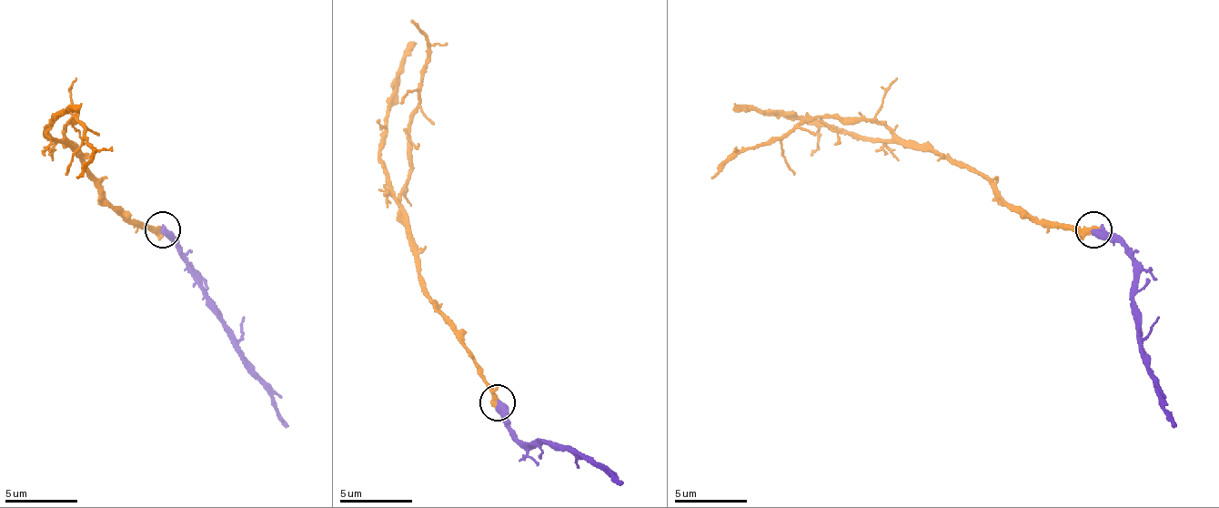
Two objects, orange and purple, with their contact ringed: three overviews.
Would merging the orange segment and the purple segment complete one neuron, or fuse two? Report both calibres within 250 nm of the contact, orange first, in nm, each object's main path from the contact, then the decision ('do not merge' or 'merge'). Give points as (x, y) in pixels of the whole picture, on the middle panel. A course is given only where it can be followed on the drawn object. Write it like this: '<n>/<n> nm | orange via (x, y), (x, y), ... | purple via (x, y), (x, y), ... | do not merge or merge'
320/500 nm | orange via (497, 401), (424, 286), (406, 239), (409, 113), (428, 51), (413, 19) | purple via (497, 401), (503, 423), (521, 441), (539, 441), (576, 452), (619, 482) | merge

